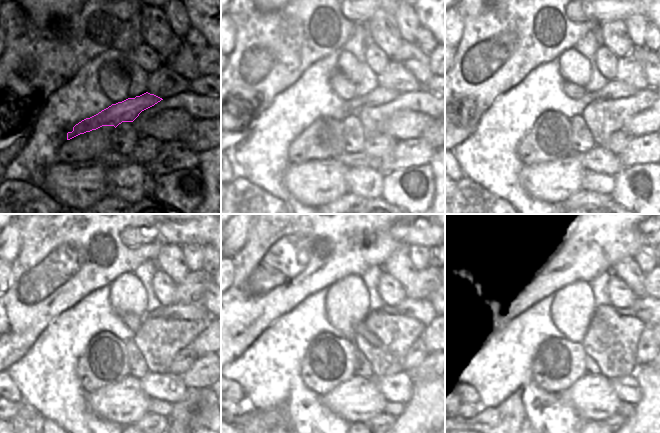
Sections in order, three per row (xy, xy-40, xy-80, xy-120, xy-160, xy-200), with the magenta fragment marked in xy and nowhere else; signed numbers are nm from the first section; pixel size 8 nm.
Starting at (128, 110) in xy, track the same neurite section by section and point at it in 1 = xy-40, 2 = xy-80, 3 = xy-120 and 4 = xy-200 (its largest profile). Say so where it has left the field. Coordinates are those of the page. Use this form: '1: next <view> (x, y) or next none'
1: next xy-40 (379, 96)
2: next xy-80 (613, 89)
3: next xy-120 (178, 311)
4: next xy-200 (648, 309)

